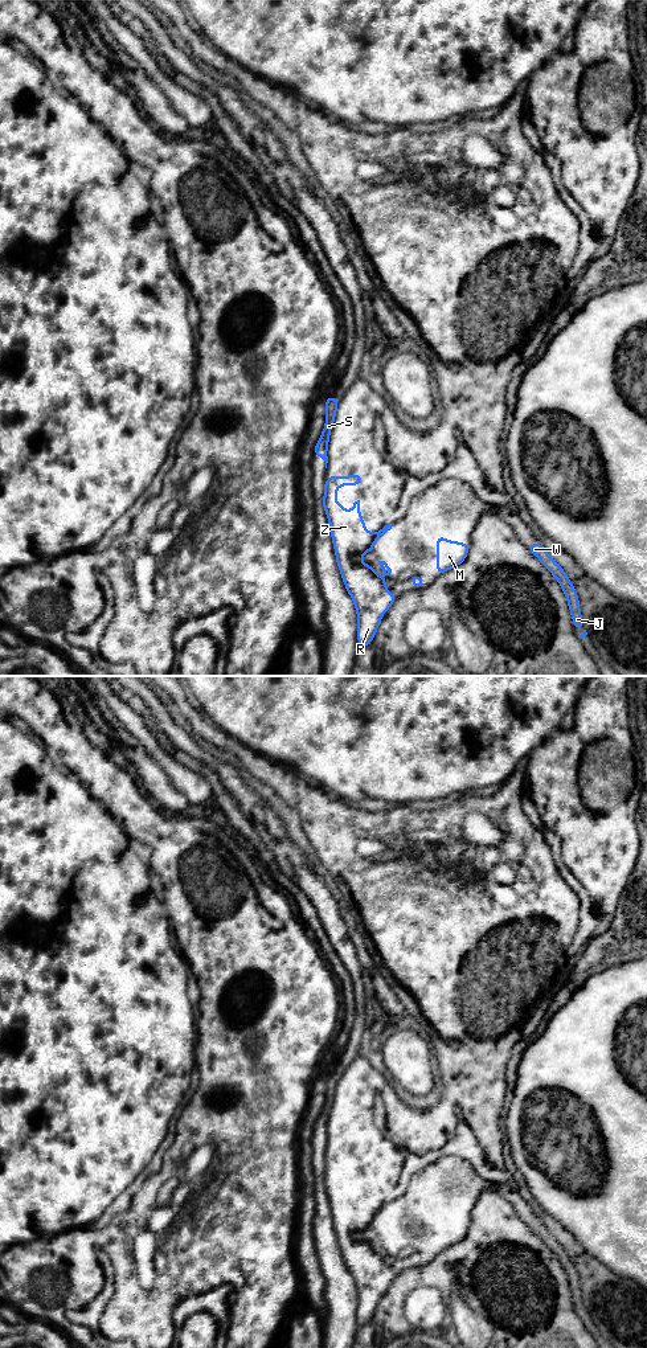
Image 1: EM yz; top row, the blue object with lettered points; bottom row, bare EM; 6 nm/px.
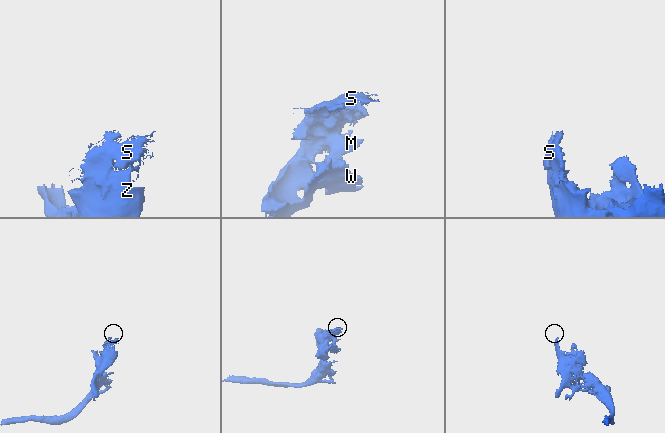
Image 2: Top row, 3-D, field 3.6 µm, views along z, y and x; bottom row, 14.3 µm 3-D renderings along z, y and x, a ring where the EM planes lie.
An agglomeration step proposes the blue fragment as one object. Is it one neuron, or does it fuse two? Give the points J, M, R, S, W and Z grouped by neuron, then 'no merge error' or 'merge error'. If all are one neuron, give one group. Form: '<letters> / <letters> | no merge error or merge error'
J M R W Z / S | merge error

